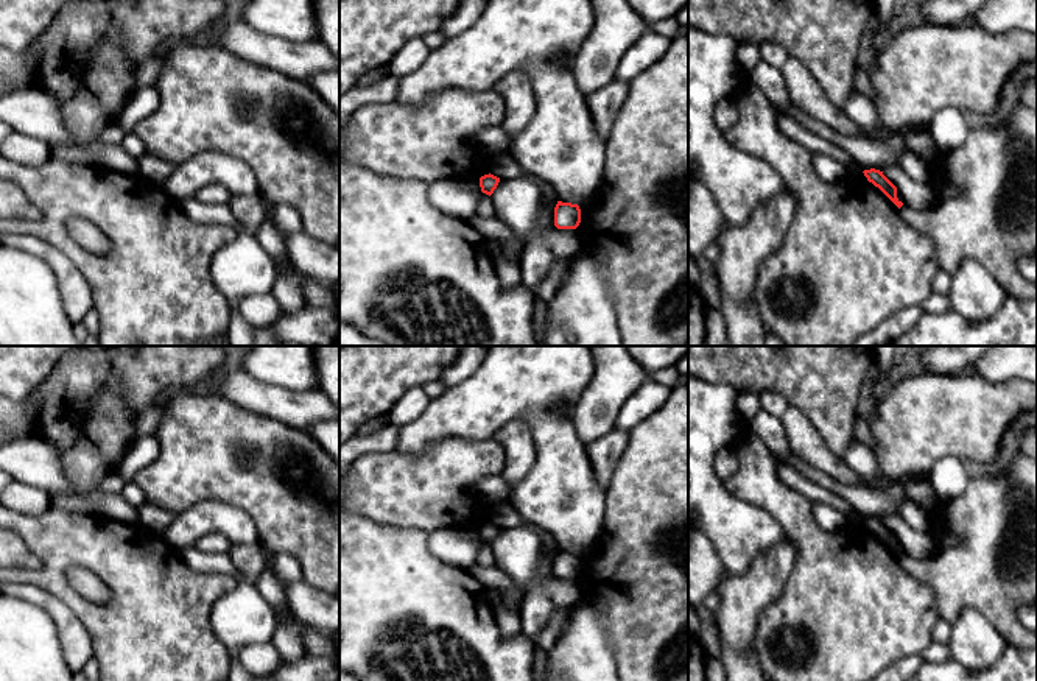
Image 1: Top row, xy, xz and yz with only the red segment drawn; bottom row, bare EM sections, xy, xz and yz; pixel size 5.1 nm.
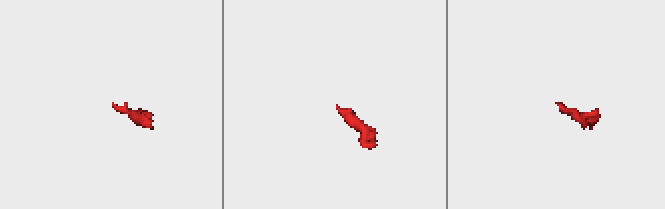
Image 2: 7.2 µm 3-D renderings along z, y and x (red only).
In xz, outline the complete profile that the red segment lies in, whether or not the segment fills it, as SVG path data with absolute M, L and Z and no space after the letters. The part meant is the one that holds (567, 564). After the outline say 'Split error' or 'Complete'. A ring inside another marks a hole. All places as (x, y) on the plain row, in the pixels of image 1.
M557 550L554 556L554 575L557 578L576 578L579 572L581 572L579 555Z. Complete

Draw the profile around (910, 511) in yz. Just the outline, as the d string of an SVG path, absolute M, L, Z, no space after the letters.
M912 500L902 502L898 506L898 516L905 524L917 531L930 531L928 514L919 506L919 503Z

